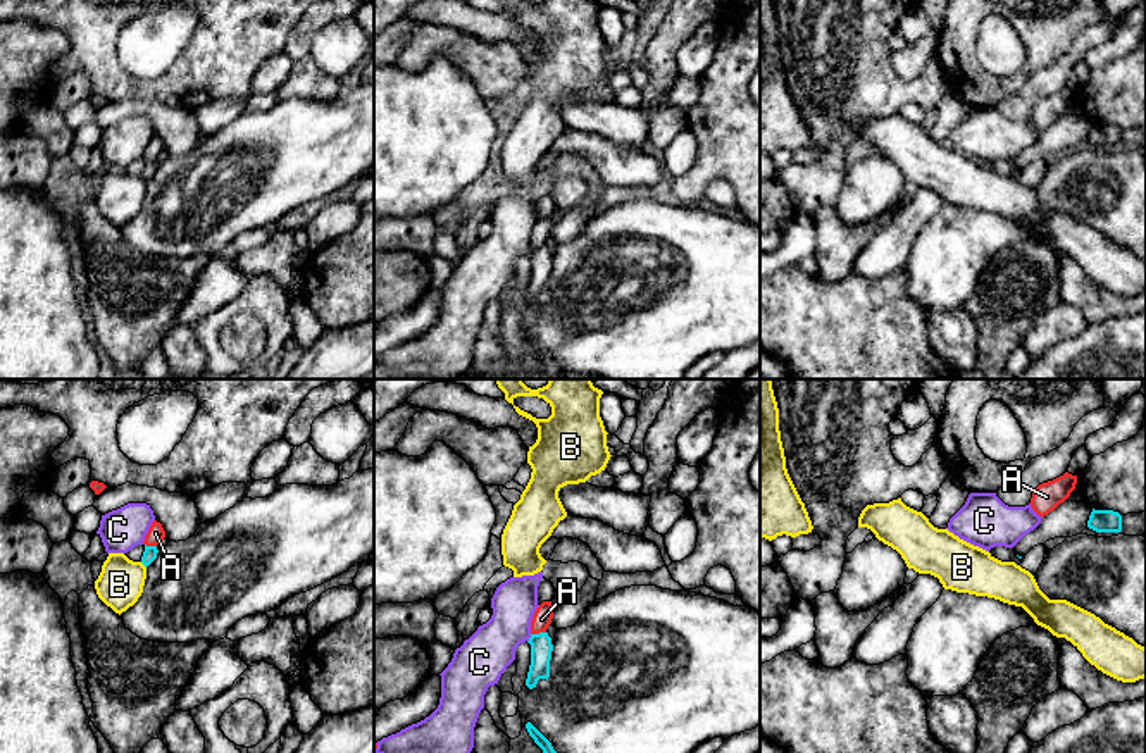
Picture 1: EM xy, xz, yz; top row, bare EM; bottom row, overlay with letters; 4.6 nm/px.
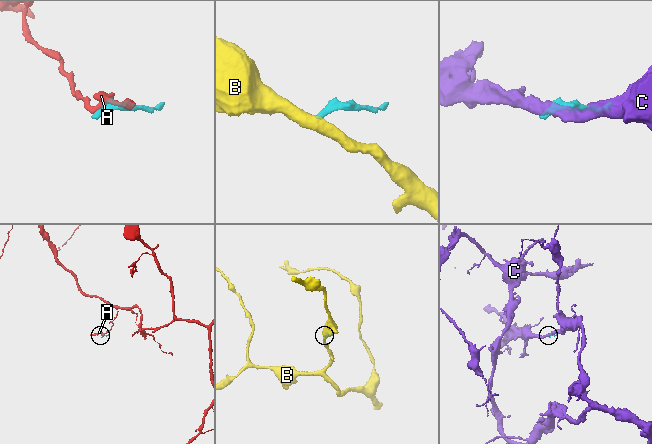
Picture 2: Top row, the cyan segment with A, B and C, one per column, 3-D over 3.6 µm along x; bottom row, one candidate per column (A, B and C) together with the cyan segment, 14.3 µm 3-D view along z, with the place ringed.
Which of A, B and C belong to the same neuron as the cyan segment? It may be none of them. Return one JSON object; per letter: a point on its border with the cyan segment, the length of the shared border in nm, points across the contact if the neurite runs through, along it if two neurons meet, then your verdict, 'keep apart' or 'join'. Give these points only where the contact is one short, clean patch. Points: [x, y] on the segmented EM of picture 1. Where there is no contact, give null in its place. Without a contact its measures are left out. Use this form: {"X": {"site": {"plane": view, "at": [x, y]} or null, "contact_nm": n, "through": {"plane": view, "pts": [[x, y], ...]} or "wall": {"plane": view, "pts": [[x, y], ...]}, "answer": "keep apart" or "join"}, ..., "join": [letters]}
{"A": {"site": {"plane": "xz", "at": [540, 633]}, "contact_nm": 70, "wall": {"plane": "xz", "pts": [[545, 631], [531, 634]]}, "answer": "keep apart"}, "B": {"site": {"plane": "xy", "at": [143, 564]}, "contact_nm": 40, "wall": {"plane": "xy", "pts": [[140, 562], [145, 567]]}, "answer": "keep apart"}, "C": {"site": {"plane": "xz", "at": [529, 638]}, "contact_nm": 40, "wall": {"plane": "xz", "pts": [[531, 634], [528, 641]]}, "answer": "keep apart"}, "join": []}

